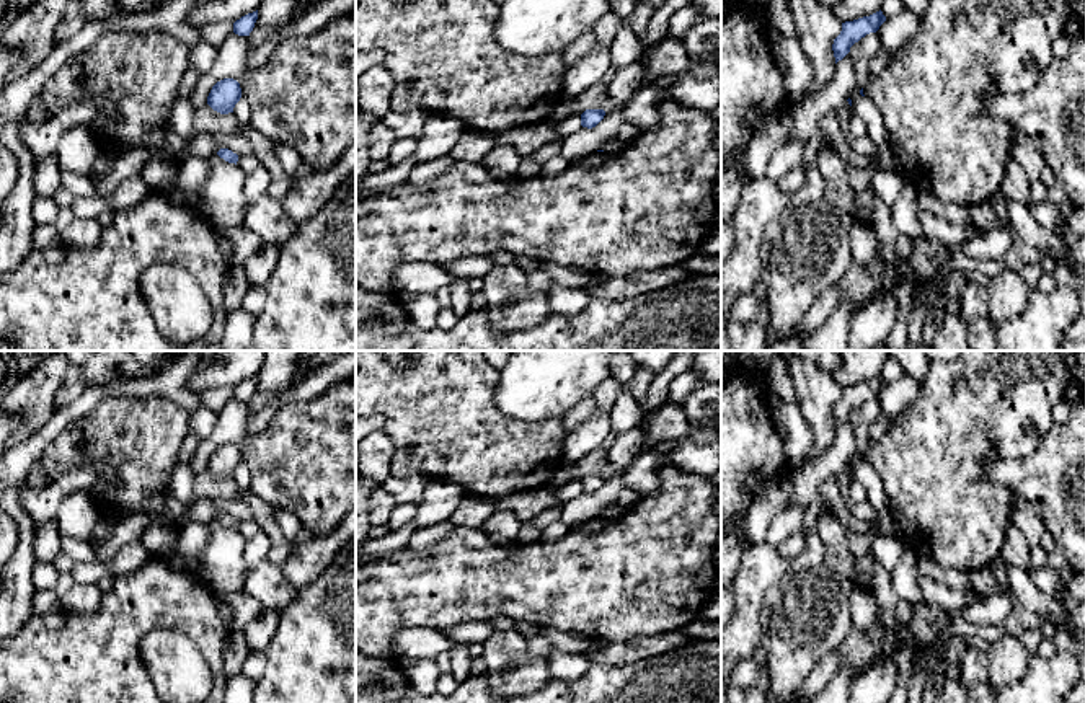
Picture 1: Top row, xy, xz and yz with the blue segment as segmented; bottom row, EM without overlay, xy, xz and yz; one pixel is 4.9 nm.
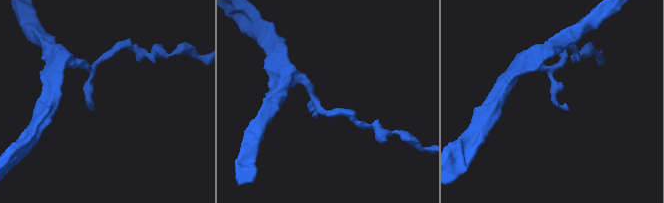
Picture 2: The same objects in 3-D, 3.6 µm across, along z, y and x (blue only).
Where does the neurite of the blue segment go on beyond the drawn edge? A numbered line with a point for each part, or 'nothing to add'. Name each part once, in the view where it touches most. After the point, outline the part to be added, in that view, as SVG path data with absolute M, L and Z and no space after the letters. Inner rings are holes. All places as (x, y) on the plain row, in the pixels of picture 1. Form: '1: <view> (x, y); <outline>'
nothing to add

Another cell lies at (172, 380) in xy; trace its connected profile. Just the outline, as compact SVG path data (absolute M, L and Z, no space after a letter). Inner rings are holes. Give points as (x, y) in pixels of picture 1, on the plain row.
M179 351L150 377L114 378L90 385L73 403L54 411L28 440L10 447L0 458L0 484L24 486L29 471L41 462L44 449L69 426L88 414L108 396L166 398L189 413L202 406L189 388L191 374L202 362L202 351Z

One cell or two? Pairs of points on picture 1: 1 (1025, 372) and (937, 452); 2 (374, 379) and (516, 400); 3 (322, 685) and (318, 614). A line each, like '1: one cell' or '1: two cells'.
1: one cell
2: two cells
3: one cell

